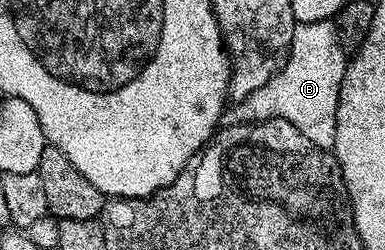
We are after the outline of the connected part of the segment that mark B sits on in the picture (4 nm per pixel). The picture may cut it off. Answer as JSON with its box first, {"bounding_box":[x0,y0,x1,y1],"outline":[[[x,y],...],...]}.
{"bounding_box":[226,20,348,150],"outline":[[[332,20],[313,24],[297,24],[292,35],[288,61],[266,82],[239,101],[237,108],[226,112],[228,124],[261,124],[267,120],[285,120],[302,130],[310,142],[329,150],[336,147],[336,115],[342,78],[348,68],[343,46],[338,42],[336,25]]]}

